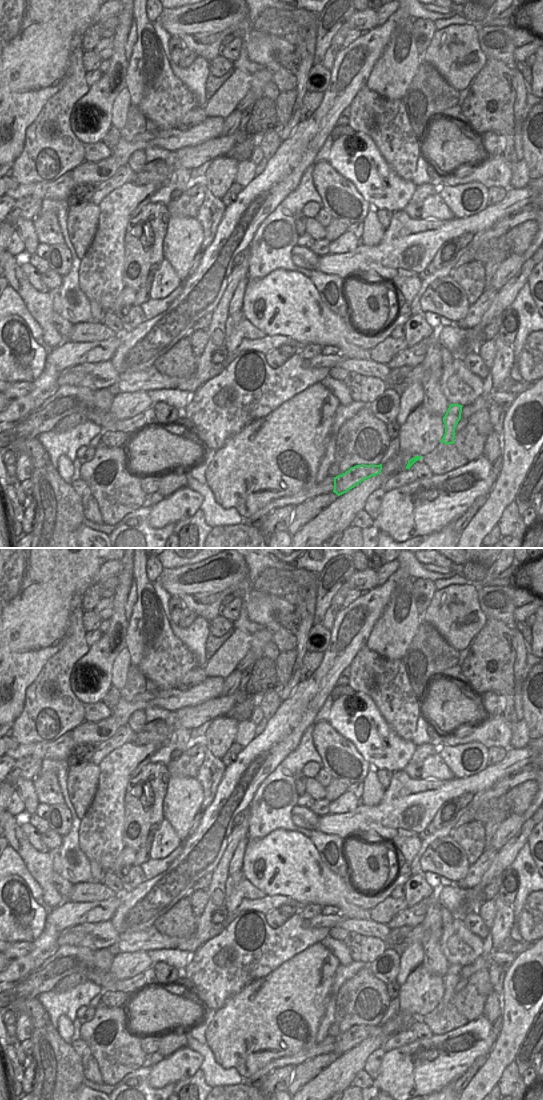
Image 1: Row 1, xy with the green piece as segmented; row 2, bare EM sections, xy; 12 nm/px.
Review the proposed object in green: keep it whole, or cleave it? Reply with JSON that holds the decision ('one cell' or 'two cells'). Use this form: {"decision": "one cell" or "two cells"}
{"decision": "one cell"}

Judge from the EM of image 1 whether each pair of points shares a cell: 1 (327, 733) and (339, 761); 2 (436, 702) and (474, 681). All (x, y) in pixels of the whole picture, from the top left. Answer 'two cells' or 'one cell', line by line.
1: one cell
2: two cells

